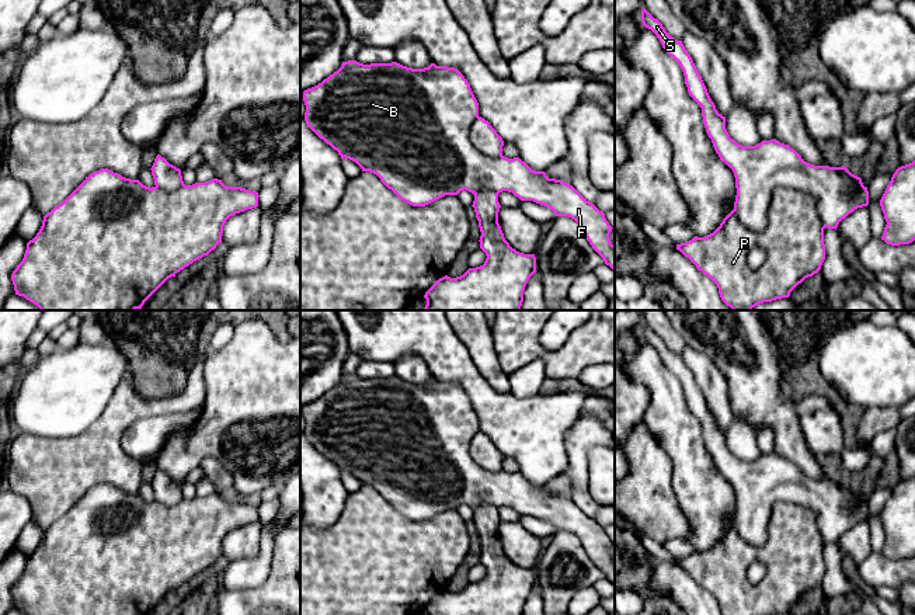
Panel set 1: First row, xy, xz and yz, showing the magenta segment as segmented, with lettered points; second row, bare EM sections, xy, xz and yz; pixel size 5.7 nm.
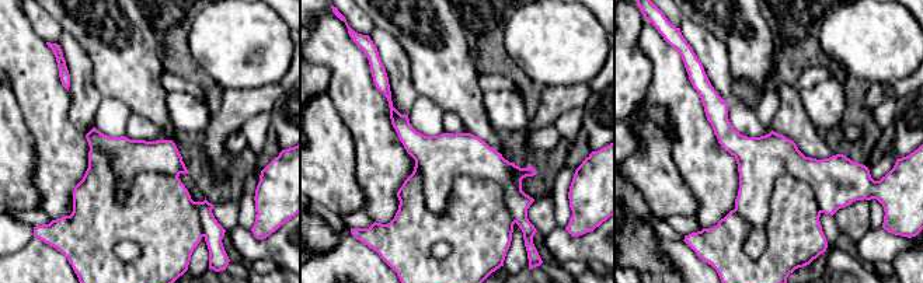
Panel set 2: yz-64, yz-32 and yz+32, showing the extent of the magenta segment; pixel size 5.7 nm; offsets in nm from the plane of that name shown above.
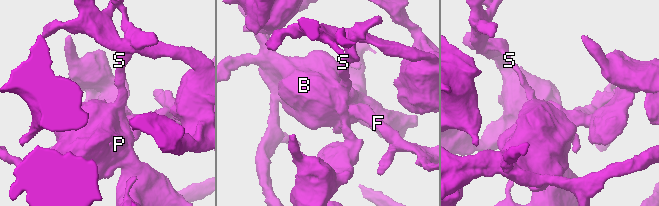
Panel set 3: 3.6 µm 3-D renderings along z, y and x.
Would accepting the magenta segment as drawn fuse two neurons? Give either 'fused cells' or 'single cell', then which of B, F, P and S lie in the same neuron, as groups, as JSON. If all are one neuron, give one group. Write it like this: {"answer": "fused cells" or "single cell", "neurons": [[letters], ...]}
{"answer": "single cell", "neurons": [["B", "F", "P", "S"]]}

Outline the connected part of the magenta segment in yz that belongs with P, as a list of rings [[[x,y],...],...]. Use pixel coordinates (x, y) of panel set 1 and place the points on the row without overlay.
[[[646,323],[641,324],[641,337],[679,378],[688,407],[702,423],[703,438],[713,462],[735,491],[734,524],[713,548],[704,552],[695,550],[686,557],[676,559],[676,564],[717,600],[721,615],[789,612],[799,598],[821,584],[825,574],[824,543],[836,545],[849,528],[869,520],[867,501],[845,480],[810,479],[794,463],[776,454],[762,455],[755,461],[737,458],[730,452],[726,431],[716,424],[682,355],[672,352]]]

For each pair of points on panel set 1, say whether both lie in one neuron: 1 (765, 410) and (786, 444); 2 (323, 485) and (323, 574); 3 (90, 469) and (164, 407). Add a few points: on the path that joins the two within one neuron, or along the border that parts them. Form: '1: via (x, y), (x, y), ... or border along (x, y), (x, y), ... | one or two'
1: via (773, 419), (786, 431), (786, 435) | one
2: border along (344, 500), (340, 516), (331, 524), (315, 527) | two
3: via (100, 447), (104, 437), (134, 407), (142, 407) | one

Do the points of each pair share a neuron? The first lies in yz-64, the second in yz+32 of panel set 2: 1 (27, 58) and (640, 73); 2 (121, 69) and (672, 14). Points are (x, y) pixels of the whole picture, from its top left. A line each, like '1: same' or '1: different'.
1: different
2: different

